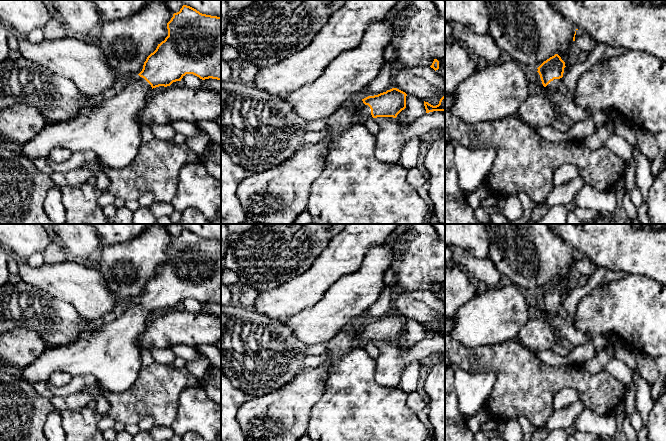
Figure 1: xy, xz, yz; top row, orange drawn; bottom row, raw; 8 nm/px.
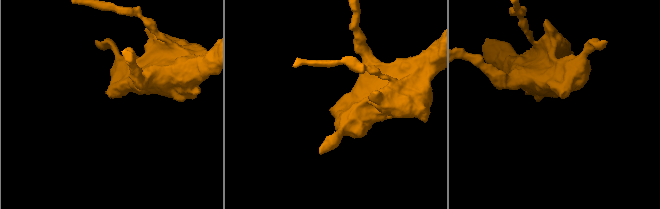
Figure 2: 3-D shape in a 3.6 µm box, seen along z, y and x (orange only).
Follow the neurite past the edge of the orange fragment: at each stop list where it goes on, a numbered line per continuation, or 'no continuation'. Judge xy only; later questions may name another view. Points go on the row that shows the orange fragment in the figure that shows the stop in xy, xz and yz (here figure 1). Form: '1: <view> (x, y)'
1: xy (111, 130)

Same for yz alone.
1: yz (553, 86)

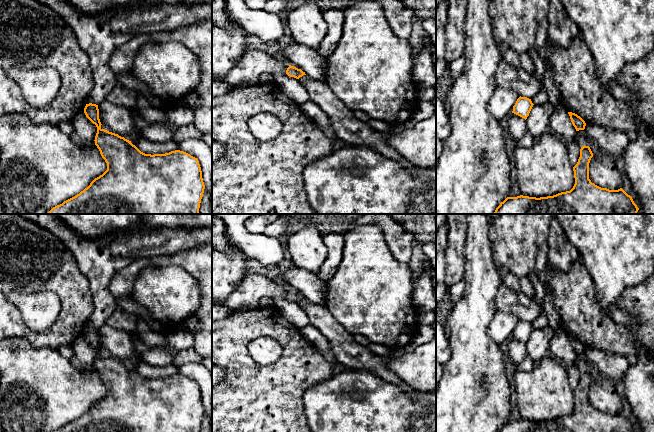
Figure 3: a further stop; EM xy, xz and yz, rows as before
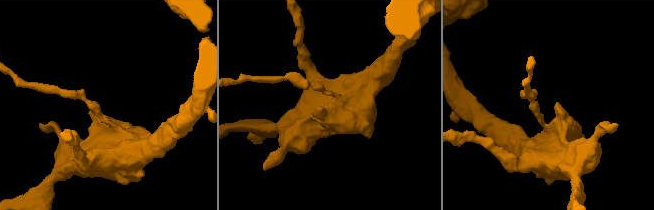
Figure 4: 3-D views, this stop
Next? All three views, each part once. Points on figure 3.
no continuation

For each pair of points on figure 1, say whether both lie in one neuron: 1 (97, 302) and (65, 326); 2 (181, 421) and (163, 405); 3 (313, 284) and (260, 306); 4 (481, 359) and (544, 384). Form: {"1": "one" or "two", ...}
{"1": "two", "2": "two", "3": "one", "4": "one"}

